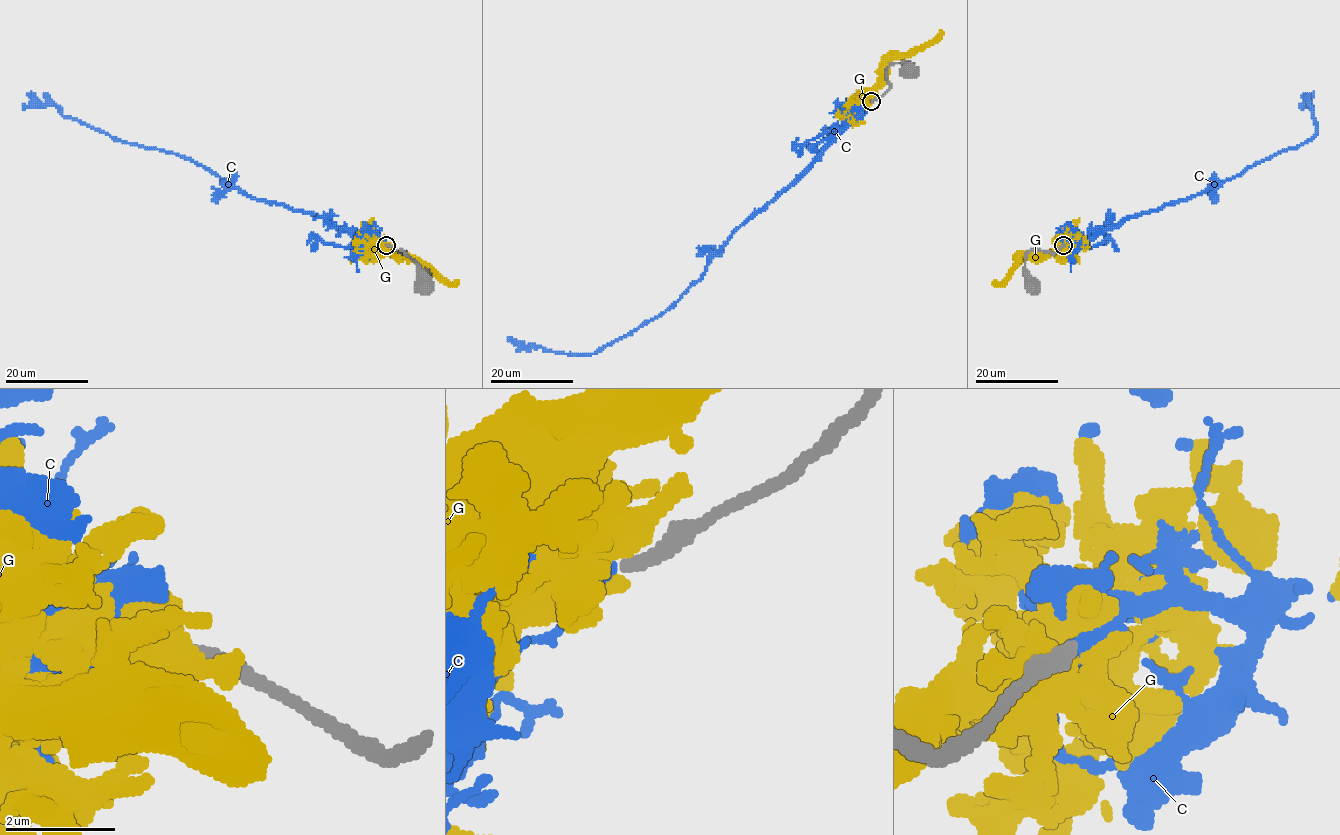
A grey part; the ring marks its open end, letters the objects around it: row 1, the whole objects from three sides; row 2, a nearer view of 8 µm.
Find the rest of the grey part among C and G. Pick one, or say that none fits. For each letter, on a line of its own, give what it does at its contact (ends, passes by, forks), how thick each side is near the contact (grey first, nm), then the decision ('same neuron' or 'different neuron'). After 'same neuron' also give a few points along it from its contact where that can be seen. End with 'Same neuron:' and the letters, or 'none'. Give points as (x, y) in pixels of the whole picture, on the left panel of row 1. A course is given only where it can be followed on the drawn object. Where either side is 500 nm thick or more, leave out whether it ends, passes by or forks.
C: it passes by; calibres 280 and 240 nm; same neuron; course (386, 245), (358, 241), (321, 217), (257, 200), (190, 159), (118, 141), (65, 117), (53, 105), (22, 108)
G: calibres 400 and 550 nm; different neuron
Same neuron: C

